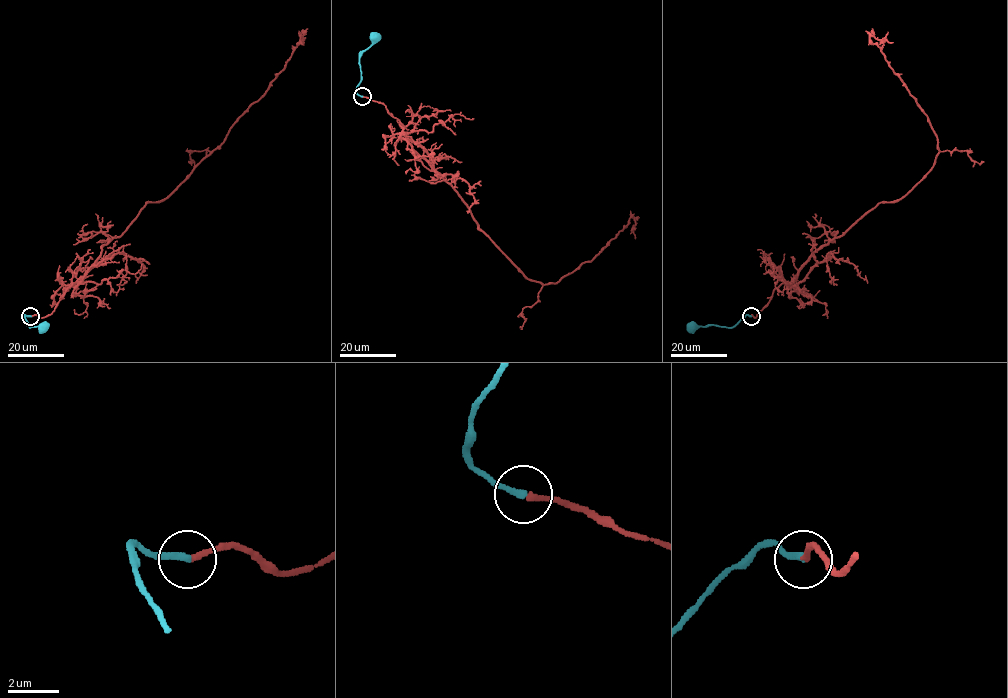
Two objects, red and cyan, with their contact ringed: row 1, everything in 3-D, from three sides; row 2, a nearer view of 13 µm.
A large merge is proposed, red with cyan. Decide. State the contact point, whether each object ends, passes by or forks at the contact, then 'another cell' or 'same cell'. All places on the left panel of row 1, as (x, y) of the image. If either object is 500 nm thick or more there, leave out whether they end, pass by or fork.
(30, 316) | red ends | cyan ends | same cell

